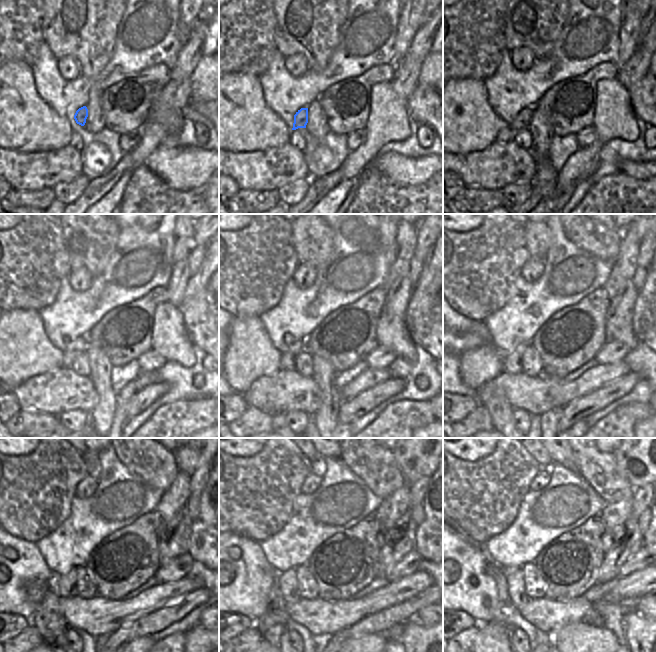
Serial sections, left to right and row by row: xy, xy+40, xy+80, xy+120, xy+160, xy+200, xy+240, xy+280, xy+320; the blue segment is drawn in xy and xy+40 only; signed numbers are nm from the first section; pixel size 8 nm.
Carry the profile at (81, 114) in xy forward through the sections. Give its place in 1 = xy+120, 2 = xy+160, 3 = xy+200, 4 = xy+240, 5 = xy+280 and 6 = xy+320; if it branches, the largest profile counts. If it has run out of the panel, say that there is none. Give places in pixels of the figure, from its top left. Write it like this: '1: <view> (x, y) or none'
1: xy+120 (74, 347)
2: xy+160 (288, 360)
3: xy+200 (513, 361)
4: xy+240 (65, 586)
5: xy+280 (287, 581)
6: xy+320 (514, 579)

